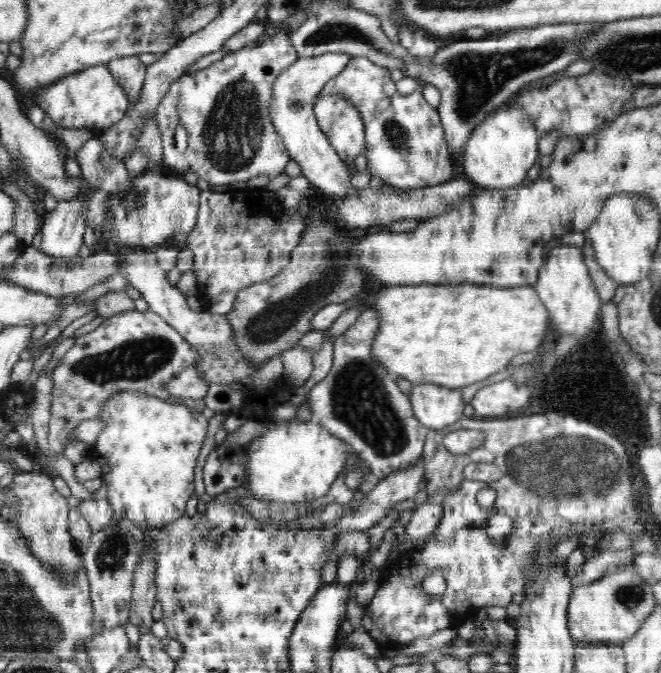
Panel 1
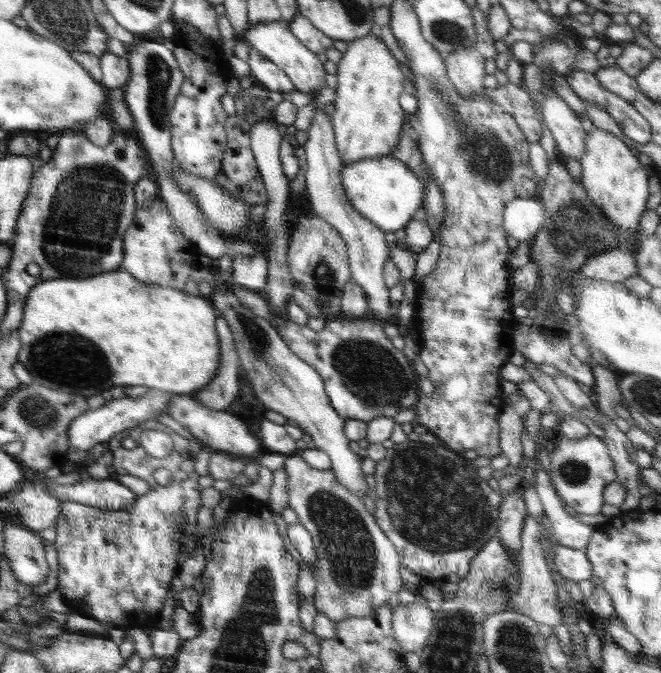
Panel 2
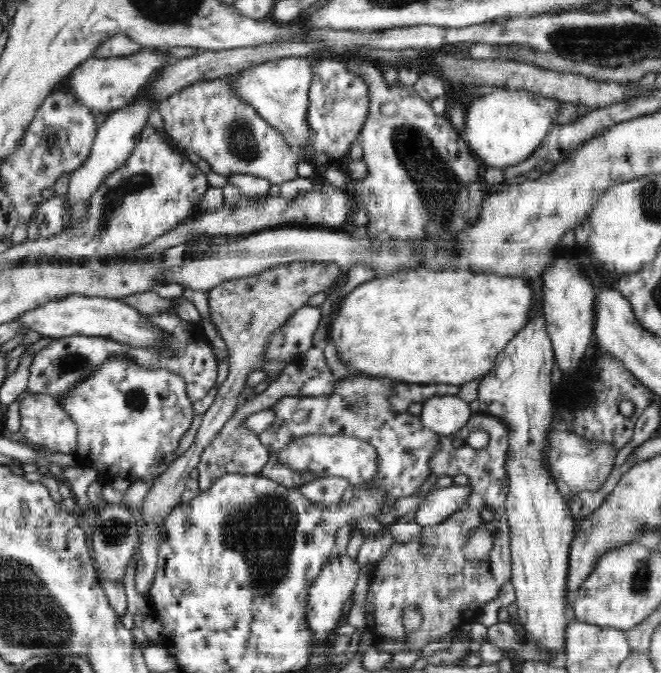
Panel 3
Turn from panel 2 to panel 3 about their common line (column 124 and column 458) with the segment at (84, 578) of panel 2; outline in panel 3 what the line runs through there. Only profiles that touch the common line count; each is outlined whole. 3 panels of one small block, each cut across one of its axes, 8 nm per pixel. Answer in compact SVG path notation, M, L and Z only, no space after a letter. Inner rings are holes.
M477 415L470 417L470 420L455 433L449 435L439 435L438 450L430 457L429 467L431 473L437 478L442 476L454 477L457 474L466 474L469 478L471 486L470 494L465 503L454 513L451 514L444 522L435 524L434 526L422 527L422 534L418 542L392 542L392 546L382 556L381 561L373 570L370 588L368 592L368 604L370 604L370 612L374 614L374 598L376 598L376 608L378 608L378 626L386 624L386 630L382 632L386 638L398 638L396 642L403 642L409 648L408 650L421 650L422 647L431 642L438 642L441 638L455 630L467 629L470 624L480 618L487 602L493 601L498 597L500 589L504 584L512 579L511 552L510 552L510 525L508 525L508 513L506 513L506 494L508 494L510 477L506 471L506 460L508 458L508 427L496 417L490 415ZM476 430L484 430L488 432L489 442L481 449L470 447L466 441L465 445L459 448L454 447L454 440L467 440L468 434ZM491 508L494 513L494 519L490 522L484 522L480 517L480 512ZM485 526L487 532L493 537L492 548L482 560L471 562L462 552L462 544L466 544L468 536L474 532L474 528ZM431 546L432 552L428 557L420 554L420 547ZM408 606L416 606L422 613L422 625L412 633L404 631L402 625L402 613L404 608Z

